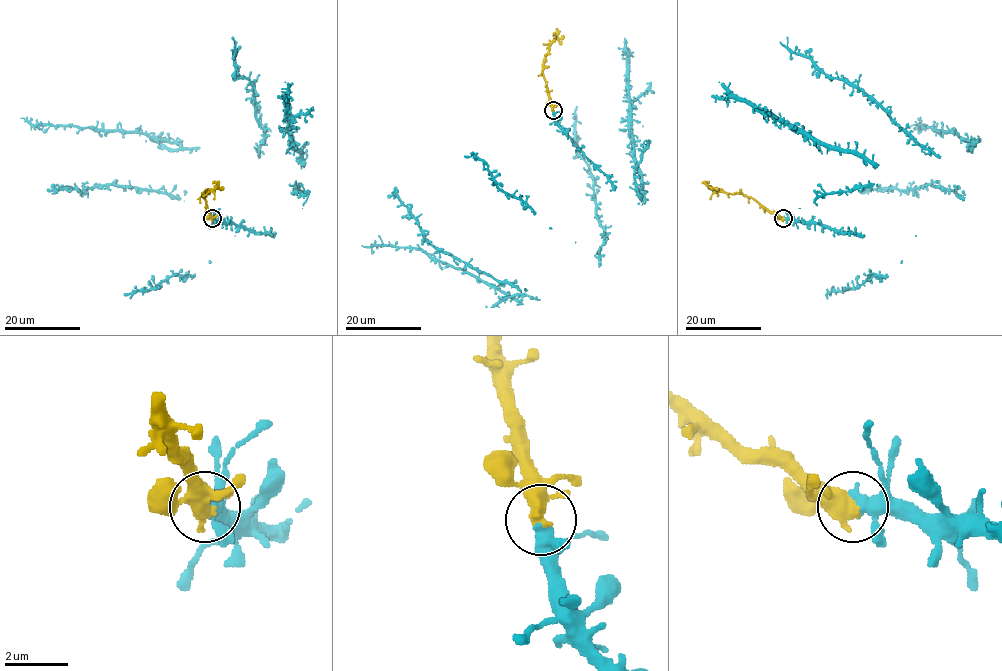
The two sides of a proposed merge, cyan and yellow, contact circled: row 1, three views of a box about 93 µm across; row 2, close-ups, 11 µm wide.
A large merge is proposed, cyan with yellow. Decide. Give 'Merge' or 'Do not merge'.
Merge

